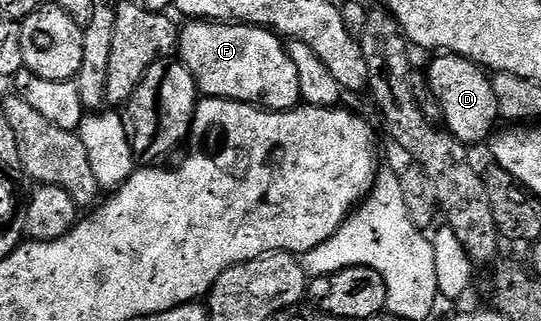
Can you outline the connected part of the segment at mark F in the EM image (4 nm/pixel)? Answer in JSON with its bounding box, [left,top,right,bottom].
[178,20,301,110]

